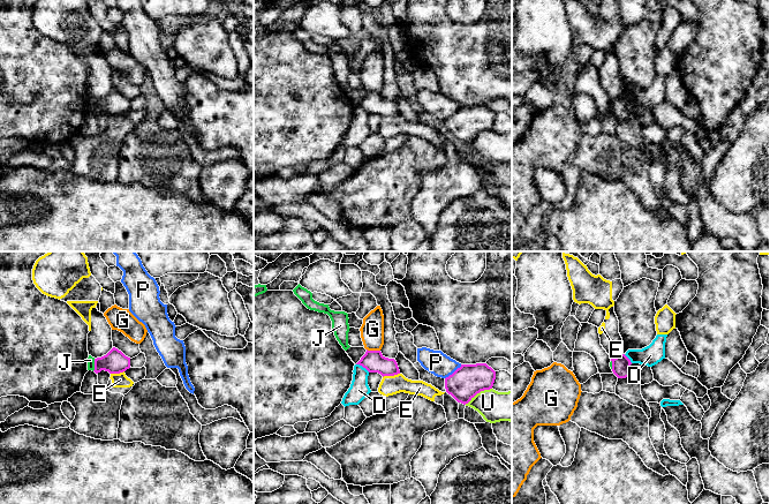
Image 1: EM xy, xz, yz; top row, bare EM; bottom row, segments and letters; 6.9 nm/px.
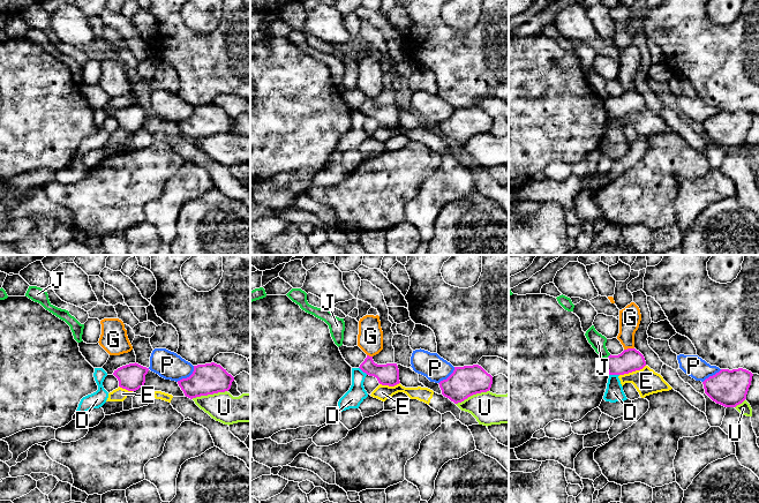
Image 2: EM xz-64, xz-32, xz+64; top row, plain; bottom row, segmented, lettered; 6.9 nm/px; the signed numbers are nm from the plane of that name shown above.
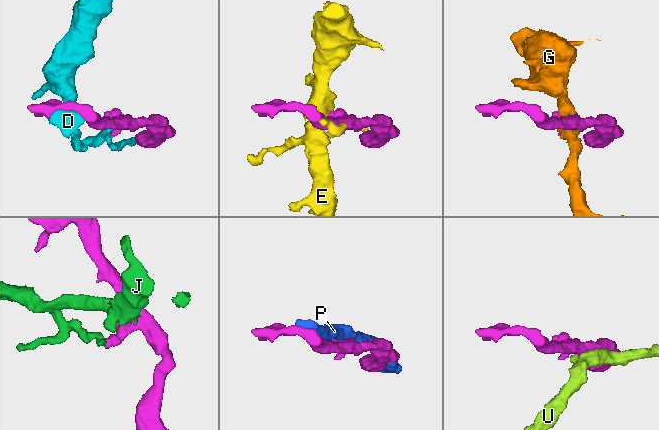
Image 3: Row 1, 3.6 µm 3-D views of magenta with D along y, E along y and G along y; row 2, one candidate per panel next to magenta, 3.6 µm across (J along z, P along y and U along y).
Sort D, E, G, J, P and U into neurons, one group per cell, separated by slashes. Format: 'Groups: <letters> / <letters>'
Groups: D / E / G / J / P / U

